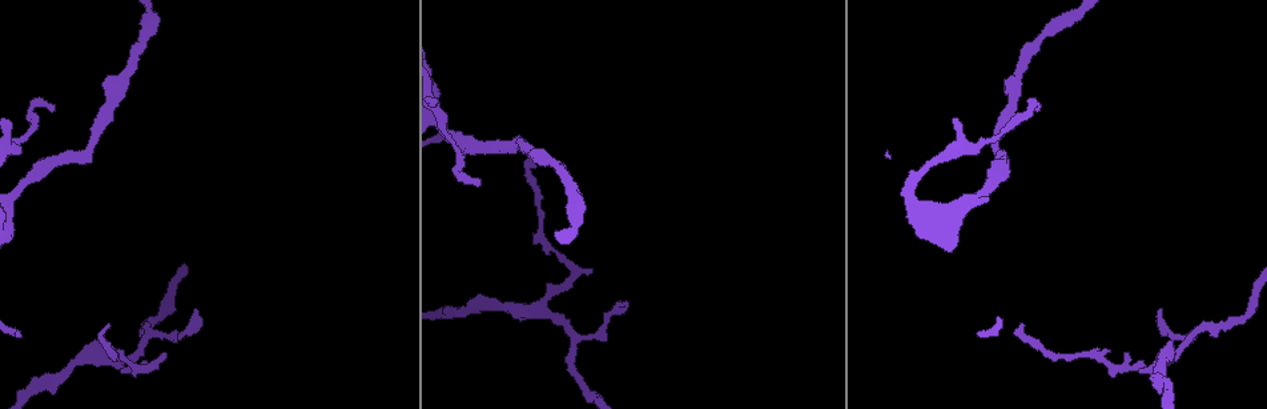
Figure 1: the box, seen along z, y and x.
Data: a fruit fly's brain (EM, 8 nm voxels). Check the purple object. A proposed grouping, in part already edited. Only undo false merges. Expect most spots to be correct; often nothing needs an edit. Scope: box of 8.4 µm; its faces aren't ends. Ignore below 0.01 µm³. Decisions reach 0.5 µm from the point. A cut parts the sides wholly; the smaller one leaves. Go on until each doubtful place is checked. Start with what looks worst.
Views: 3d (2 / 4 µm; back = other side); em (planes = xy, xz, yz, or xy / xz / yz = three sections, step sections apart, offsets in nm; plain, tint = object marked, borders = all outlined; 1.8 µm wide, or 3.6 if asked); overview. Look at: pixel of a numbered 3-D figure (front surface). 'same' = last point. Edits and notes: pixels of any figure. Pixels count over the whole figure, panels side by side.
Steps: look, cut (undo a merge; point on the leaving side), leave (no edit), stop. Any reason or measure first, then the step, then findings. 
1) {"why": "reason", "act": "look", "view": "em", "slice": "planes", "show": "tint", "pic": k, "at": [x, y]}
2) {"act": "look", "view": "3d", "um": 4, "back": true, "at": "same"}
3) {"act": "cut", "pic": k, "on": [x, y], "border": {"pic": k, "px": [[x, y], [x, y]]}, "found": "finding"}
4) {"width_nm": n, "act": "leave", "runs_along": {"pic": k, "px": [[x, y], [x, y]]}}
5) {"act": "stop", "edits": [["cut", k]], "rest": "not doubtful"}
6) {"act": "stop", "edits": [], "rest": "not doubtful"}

{"why": "abrupt turn", "act": "look", "view": "3d", "um": 2, "pic": 1, "at": [571, 262]}

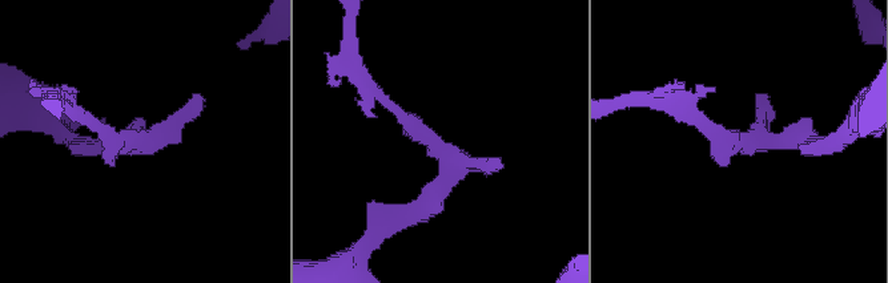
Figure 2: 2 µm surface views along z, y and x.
{"act": "look", "view": "em", "slice": "planes", "show": "tint", "pic": 2, "at": [742, 143]}

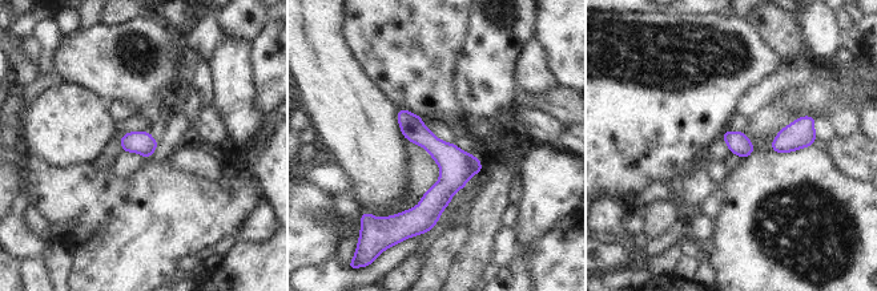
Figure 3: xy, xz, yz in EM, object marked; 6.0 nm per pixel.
{"act": "leave", "found": "one cell here"}

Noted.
{"why": "three arms meet", "act": "look", "view": "em", "slice": "xz", "step": 4, "show": "tint", "pic": 1, "at": [1186, 342]}

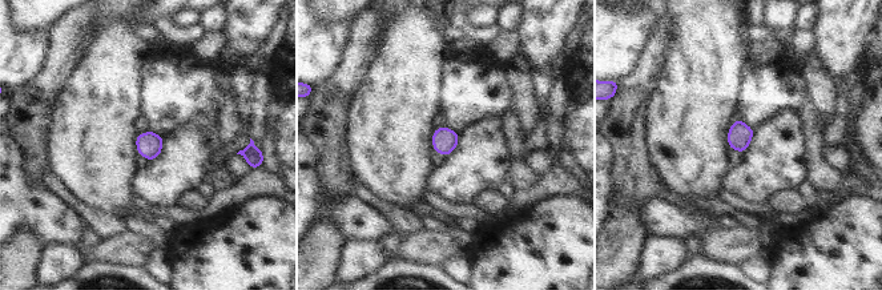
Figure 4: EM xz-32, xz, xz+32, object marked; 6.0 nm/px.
{"act": "look", "view": "em", "slice": "planes", "show": "tint", "at": "same"}

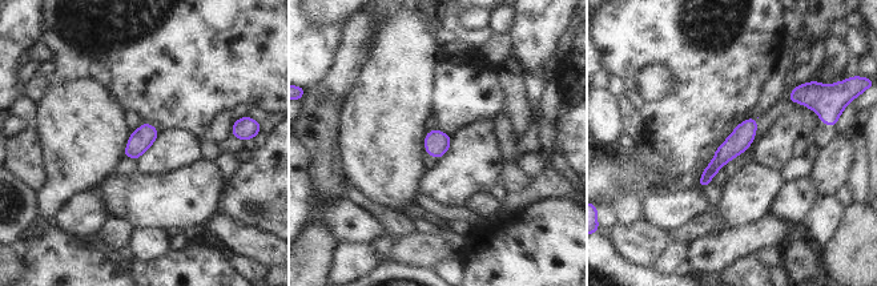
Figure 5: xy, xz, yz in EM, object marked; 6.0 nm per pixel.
{"act": "leave", "found": "continuous, no second cell"}

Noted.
{"why": "arms part here", "act": "look", "view": "3d", "um": 4, "pic": 1, "at": [537, 303]}

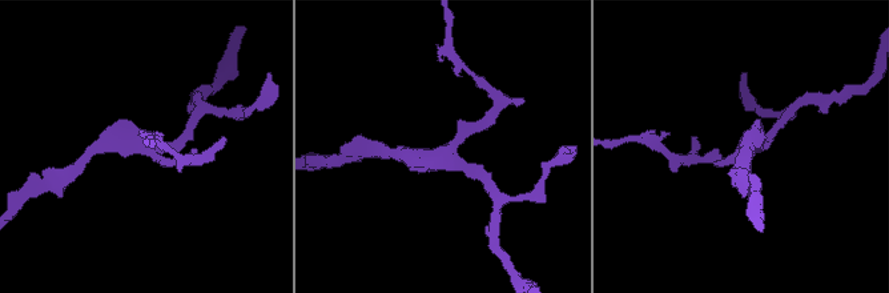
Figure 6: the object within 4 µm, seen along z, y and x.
{"arms": 3, "act": "look", "view": "em", "slice": "planes", "show": "tint", "pic": 6, "at": [446, 151]}

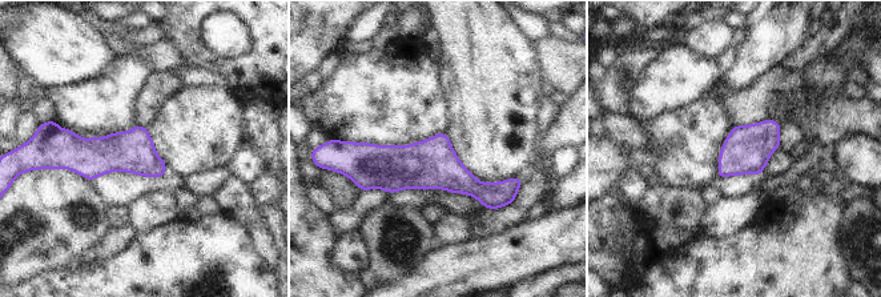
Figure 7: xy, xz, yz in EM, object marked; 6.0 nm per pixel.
{"act": "leave", "runs_along": {"pic": 7, "px": [[358, 156], [438, 167], [478, 189], [510, 183]]}, "found": "one cell here"}

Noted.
{"act": "stop", "edits": [], "rest": "not doubtful"}

